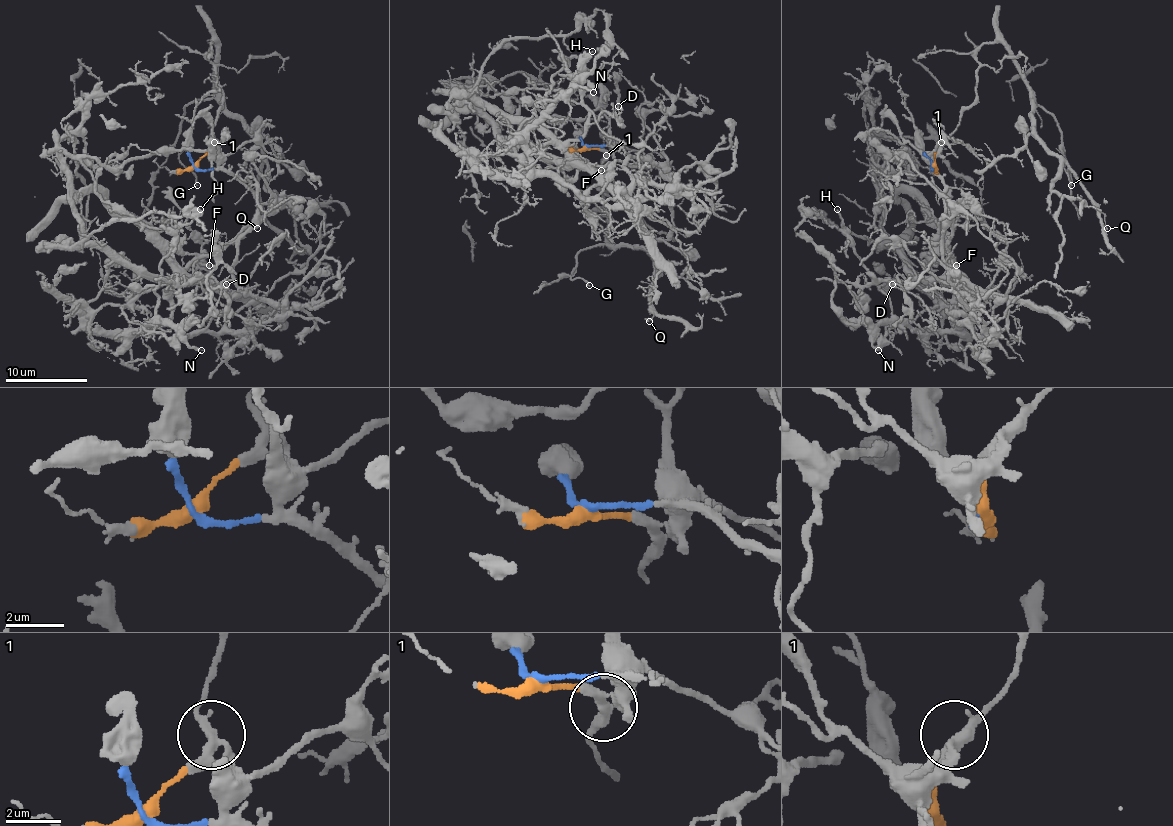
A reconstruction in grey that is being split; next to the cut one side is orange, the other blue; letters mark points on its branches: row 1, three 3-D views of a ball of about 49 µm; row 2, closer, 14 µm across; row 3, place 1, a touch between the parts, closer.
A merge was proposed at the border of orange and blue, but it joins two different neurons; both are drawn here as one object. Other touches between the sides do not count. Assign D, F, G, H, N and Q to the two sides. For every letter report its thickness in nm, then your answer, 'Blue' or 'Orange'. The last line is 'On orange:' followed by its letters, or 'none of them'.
D: Thickness 150 nm. Blue
F: Thickness 160 nm. Blue
G: Thickness 140 nm. Orange
H: Thickness 140 nm. Blue
N: Thickness 170 nm. Blue
Q: Thickness 100 nm. Orange
On orange: G, Q

